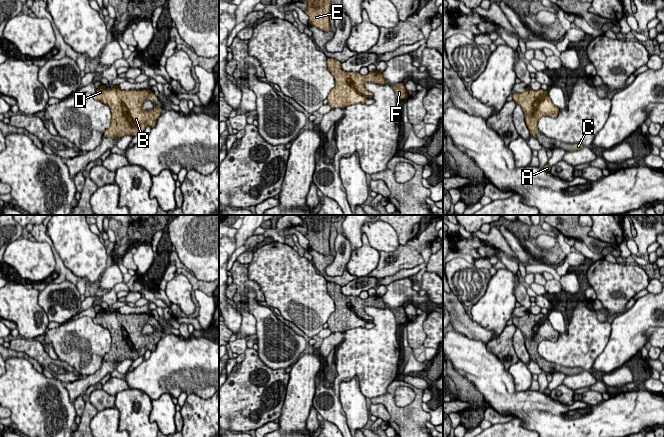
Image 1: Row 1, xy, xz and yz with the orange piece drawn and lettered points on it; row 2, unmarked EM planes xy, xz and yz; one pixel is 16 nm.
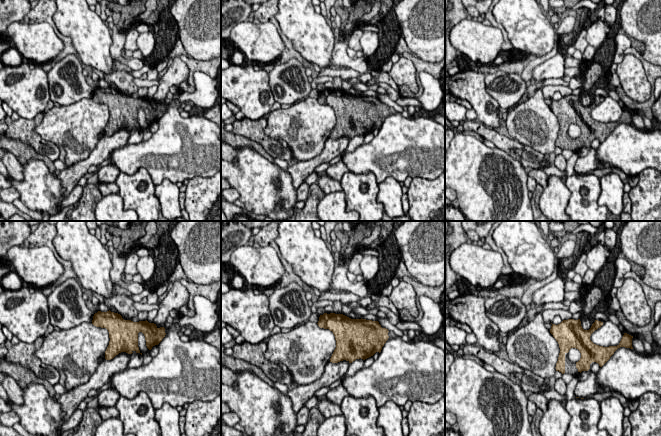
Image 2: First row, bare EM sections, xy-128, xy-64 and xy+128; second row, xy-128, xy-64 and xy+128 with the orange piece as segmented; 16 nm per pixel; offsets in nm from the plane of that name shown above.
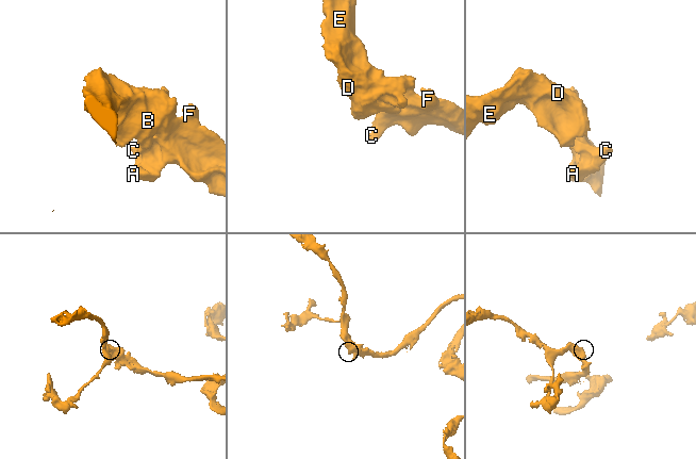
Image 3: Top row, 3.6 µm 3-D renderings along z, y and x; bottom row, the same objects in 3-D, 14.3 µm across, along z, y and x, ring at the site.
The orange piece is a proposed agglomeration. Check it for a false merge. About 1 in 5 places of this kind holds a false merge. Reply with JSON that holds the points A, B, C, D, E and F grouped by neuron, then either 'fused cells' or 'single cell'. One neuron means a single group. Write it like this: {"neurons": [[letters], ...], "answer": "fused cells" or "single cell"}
{"neurons": [["A", "B", "C", "D", "E", "F"]], "answer": "single cell"}

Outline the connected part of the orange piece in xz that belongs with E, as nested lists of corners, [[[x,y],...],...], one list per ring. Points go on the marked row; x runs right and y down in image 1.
[[[306,0],[305,13],[309,16],[309,24],[330,31],[329,13],[331,0]]]

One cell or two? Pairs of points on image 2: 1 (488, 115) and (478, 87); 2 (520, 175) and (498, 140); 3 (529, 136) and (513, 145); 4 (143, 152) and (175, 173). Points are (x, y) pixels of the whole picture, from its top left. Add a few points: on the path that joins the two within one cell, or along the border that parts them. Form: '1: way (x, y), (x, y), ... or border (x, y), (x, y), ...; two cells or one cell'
1: way (484, 108), (478, 94); one cell
2: border (495, 147), (515, 158), (524, 168); two cells
3: border (512, 138), (531, 146), (540, 153); two cells
4: way (151, 154), (167, 169); one cell

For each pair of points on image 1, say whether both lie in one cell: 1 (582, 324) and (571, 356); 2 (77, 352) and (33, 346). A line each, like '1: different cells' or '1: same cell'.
1: same cell
2: different cells

